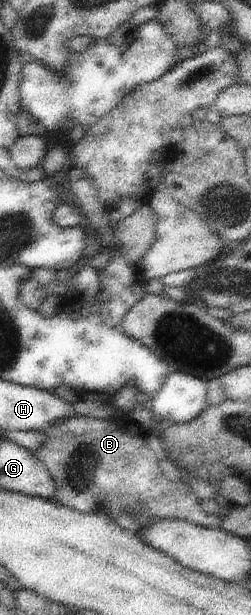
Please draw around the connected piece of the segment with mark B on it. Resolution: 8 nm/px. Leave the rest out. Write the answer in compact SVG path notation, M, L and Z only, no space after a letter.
M75 412L71 420L63 418L57 426L47 426L43 432L47 440L35 452L35 458L53 476L55 500L63 506L109 515L128 531L134 530L133 522L139 512L154 519L179 518L207 528L220 528L223 518L207 514L189 485L163 475L160 460L147 446L148 433L136 421L101 419Z

